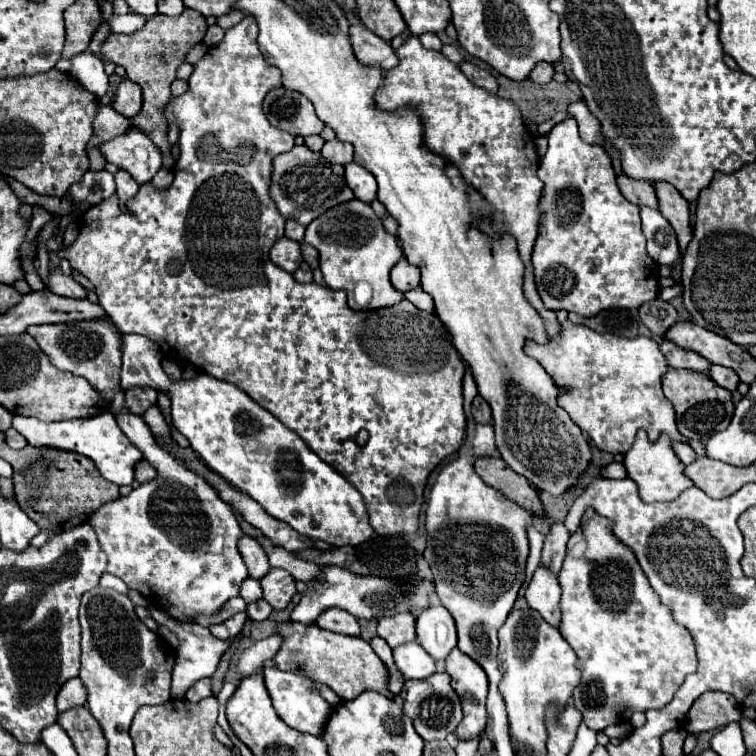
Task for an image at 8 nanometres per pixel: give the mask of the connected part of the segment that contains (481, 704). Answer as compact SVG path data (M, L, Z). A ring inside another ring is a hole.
M458 647L446 657L446 673L452 679L452 689L460 695L464 719L460 721L458 739L474 739L486 727L486 693L488 679L484 669Z

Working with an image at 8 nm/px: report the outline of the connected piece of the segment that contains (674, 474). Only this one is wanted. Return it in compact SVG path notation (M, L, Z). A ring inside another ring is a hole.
M638 431L636 441L632 449L624 455L624 467L628 471L628 477L636 481L640 489L640 497L646 503L654 501L674 501L682 491L692 487L694 483L684 475L684 463L678 459L678 455L672 449L672 439L668 435L662 435L656 443L648 439L644 431Z

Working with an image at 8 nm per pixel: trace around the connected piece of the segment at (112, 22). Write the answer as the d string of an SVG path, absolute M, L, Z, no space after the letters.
M128 13L128 15L112 15L108 19L108 25L112 27L114 33L132 33L138 31L144 25L144 19L136 13Z

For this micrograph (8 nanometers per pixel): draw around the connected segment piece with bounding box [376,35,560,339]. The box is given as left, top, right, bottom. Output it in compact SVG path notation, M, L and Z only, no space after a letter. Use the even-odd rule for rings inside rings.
M408 37L396 55L400 63L386 73L384 85L376 93L376 105L382 111L396 111L406 105L414 105L422 117L424 141L430 151L442 155L450 163L458 165L462 177L478 189L478 193L498 209L492 221L480 223L488 233L510 233L518 241L520 259L526 265L524 295L546 323L548 335L556 339L560 335L560 323L556 313L546 309L536 293L530 253L538 235L538 201L542 195L542 181L536 177L538 155L534 137L526 129L518 107L506 99L486 93L482 87L466 79L458 65L448 61L440 51L426 49L418 37Z

